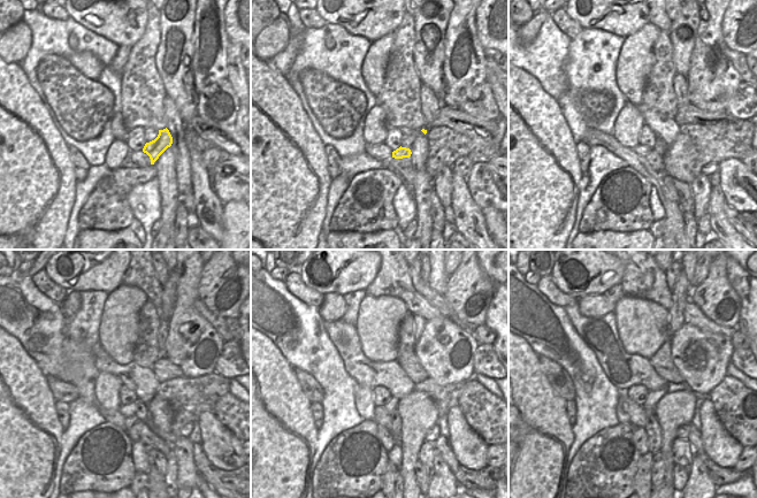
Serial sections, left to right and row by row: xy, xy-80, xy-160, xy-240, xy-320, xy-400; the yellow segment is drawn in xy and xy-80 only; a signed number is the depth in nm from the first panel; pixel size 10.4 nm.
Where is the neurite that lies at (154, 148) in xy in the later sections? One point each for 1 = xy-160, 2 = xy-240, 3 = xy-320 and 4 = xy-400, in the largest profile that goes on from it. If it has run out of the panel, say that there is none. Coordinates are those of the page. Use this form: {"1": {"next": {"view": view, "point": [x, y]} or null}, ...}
{"1": {"next": {"view": "xy-160", "point": [656, 161]}}, "2": {"next": {"view": "xy-240", "point": [131, 422]}}, "3": {"next": {"view": "xy-320", "point": [384, 435]}}, "4": {"next": {"view": "xy-400", "point": [640, 436]}}}

